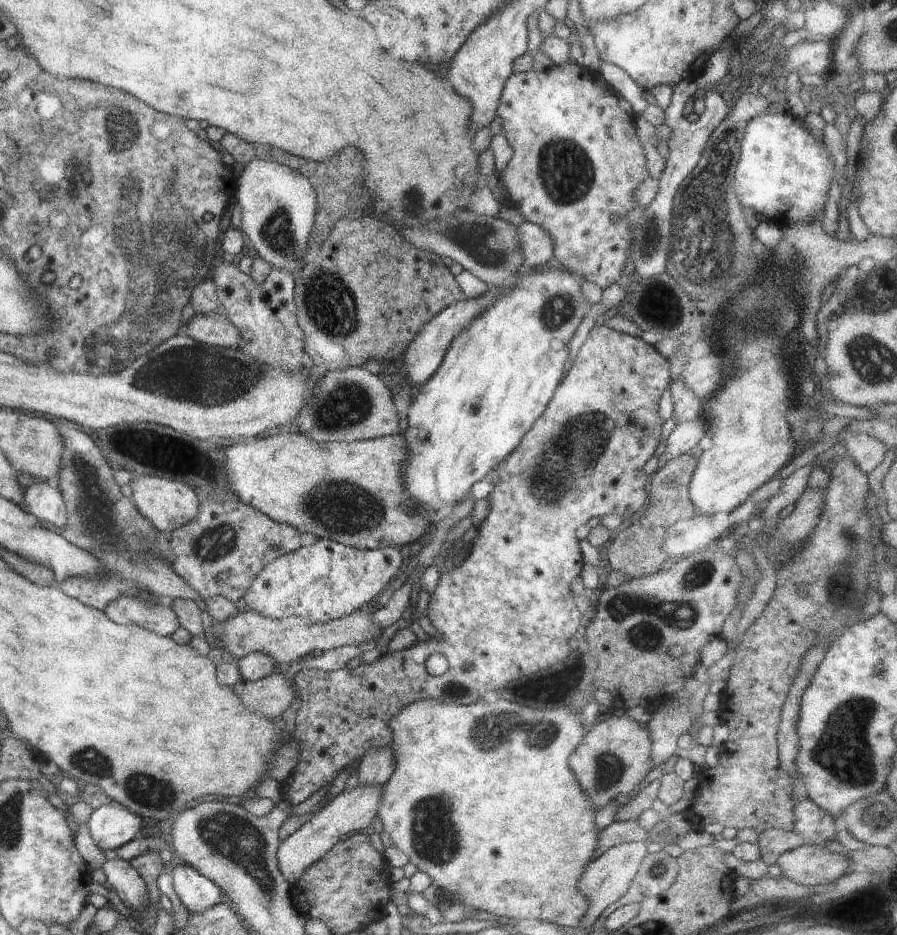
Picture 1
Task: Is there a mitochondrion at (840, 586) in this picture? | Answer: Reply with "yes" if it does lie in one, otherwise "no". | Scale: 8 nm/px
yes

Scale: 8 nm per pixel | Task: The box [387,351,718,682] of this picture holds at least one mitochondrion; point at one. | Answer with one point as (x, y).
(581, 440)

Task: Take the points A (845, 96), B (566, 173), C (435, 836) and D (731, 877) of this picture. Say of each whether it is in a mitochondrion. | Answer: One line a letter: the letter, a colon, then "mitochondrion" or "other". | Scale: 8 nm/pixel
A: other
B: mitochondrion
C: mitochondrion
D: other

